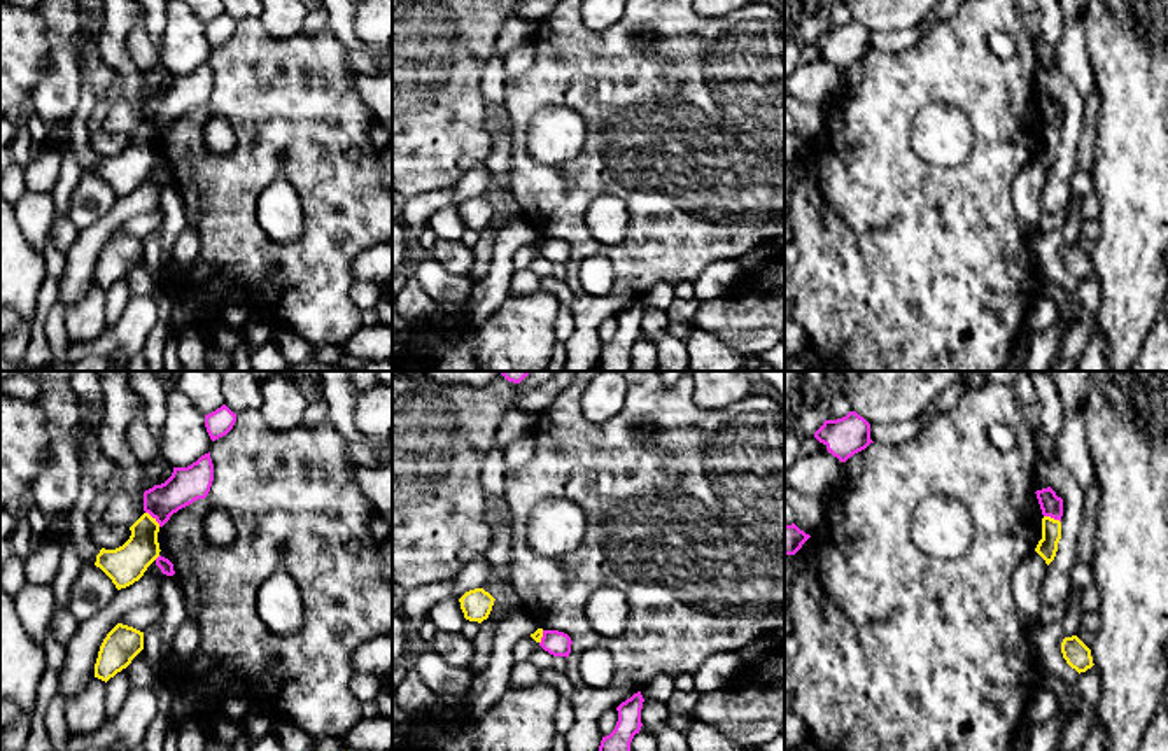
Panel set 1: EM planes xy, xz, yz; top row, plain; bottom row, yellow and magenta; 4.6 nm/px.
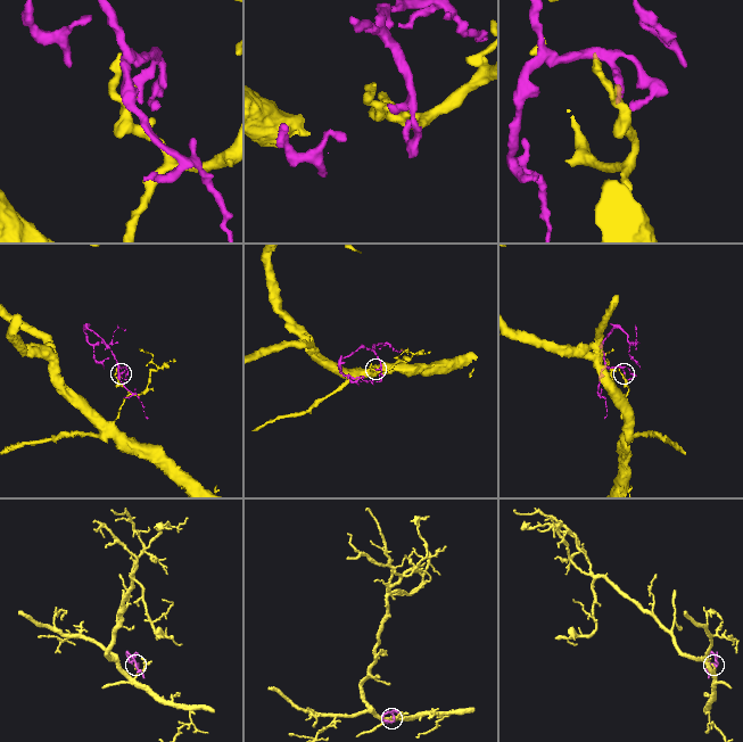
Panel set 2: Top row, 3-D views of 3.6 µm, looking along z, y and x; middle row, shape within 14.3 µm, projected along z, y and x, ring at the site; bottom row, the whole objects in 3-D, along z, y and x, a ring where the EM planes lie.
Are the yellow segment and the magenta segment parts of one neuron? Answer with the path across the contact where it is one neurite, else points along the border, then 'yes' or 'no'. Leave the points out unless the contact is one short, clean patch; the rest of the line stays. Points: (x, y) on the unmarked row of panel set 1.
border xy (146, 119), (160, 133); no

